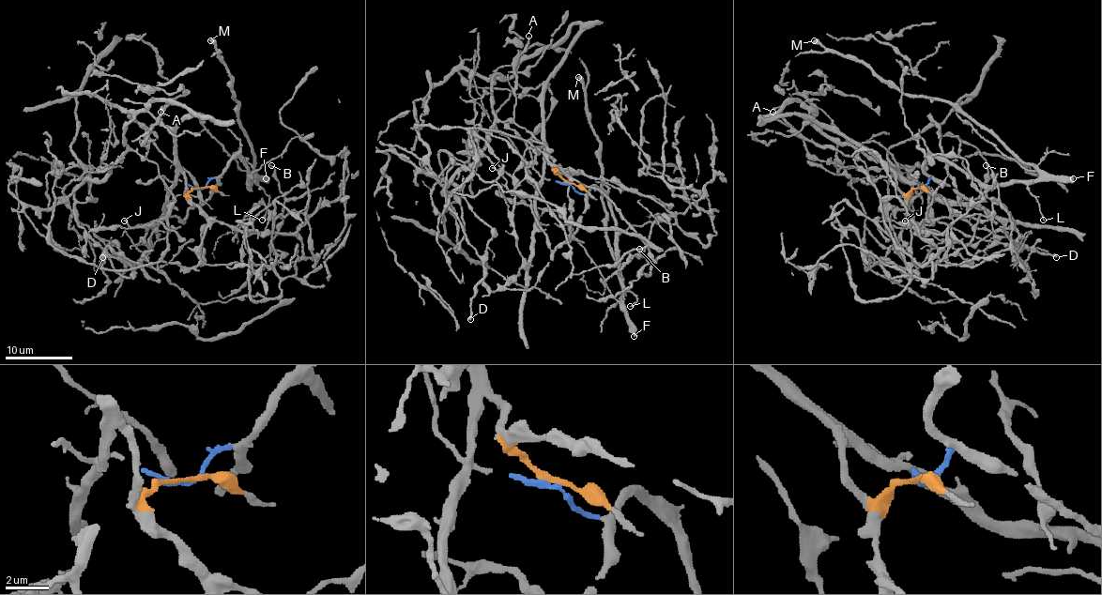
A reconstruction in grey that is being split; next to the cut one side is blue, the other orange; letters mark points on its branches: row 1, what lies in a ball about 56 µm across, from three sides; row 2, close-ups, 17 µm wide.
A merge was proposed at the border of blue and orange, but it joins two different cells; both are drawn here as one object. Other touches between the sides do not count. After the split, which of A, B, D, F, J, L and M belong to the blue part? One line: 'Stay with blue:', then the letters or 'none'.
Stay with blue: F, J, L, M

